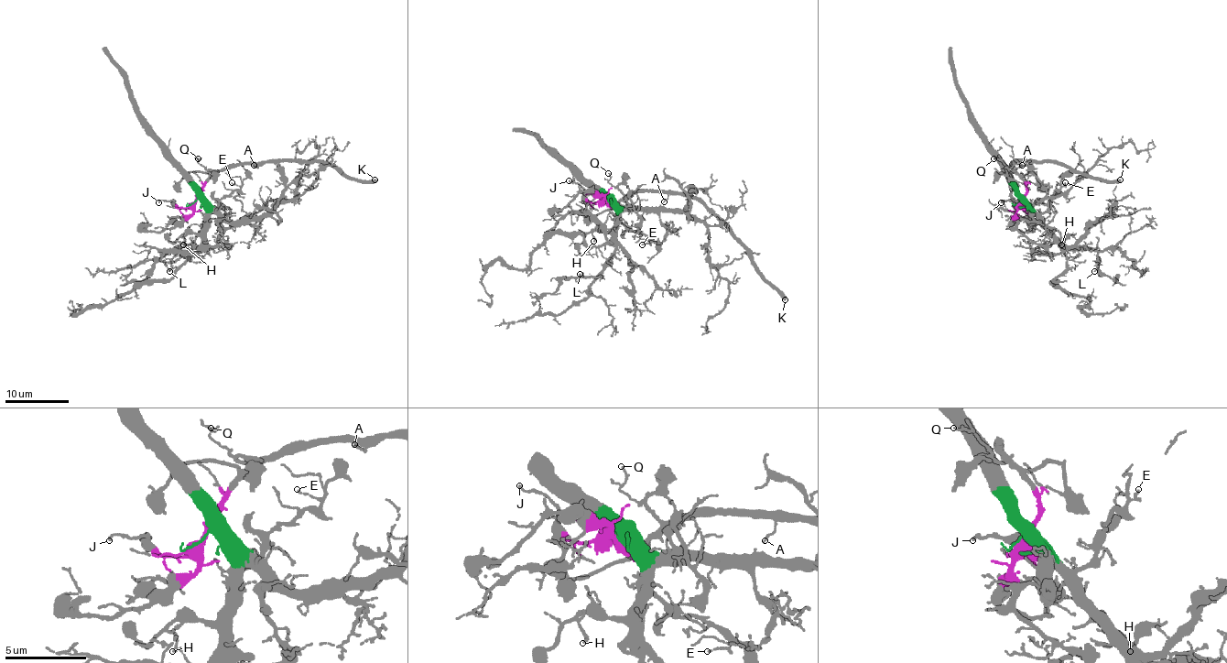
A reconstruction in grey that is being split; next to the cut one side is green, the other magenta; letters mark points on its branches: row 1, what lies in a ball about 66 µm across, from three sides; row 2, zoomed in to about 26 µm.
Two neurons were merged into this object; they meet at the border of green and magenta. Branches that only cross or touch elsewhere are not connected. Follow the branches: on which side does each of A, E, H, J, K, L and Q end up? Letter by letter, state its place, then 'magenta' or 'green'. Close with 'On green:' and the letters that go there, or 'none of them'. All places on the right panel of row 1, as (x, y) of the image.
A: place (1022, 165); magenta
E: place (1065, 182); green
H: place (1061, 244); green
J: place (1001, 202); magenta
K: place (1120, 179); magenta
L: place (1094, 271); green
Q: place (993, 158); magenta
On green: E, H, L

